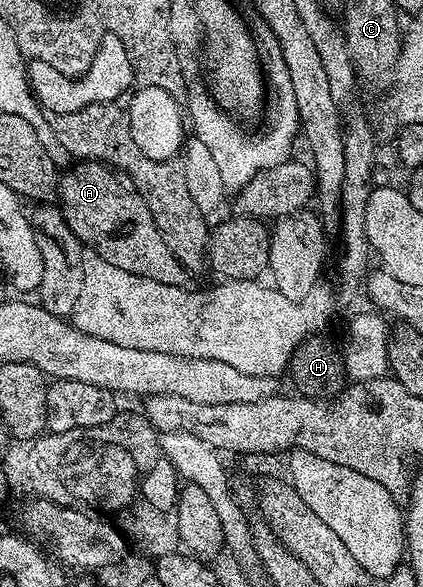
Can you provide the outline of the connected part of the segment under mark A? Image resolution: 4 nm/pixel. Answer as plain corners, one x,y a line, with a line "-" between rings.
83,160
76,166
79,167
72,174
62,175
57,191
57,205
65,216
65,224
69,224
69,228
84,247
98,257
109,260
113,268
133,272
133,276
145,276
149,280
157,280
157,284
186,287
189,271
179,263
177,256
173,256
169,244
165,244
145,200
135,191
133,180
128,174
122,174
114,166
108,166
106,162

